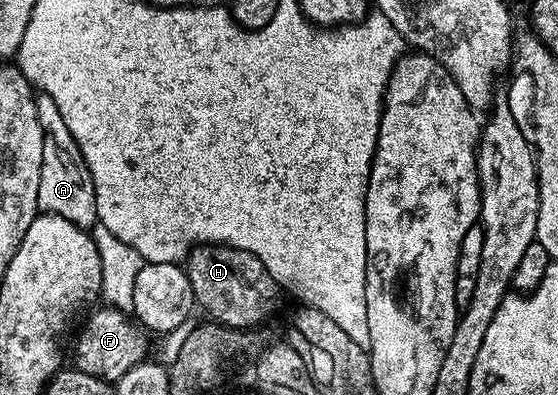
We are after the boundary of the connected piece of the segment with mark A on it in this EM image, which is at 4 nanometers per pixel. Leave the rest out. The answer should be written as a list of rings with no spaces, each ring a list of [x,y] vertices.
[[[38,94],[36,102],[39,124],[45,131],[38,193],[40,210],[46,215],[63,217],[80,227],[92,228],[97,223],[95,185],[91,181],[91,173],[83,161],[79,145],[75,137],[71,137],[71,129],[67,129],[59,109],[55,109],[55,101],[51,101],[51,97]]]

